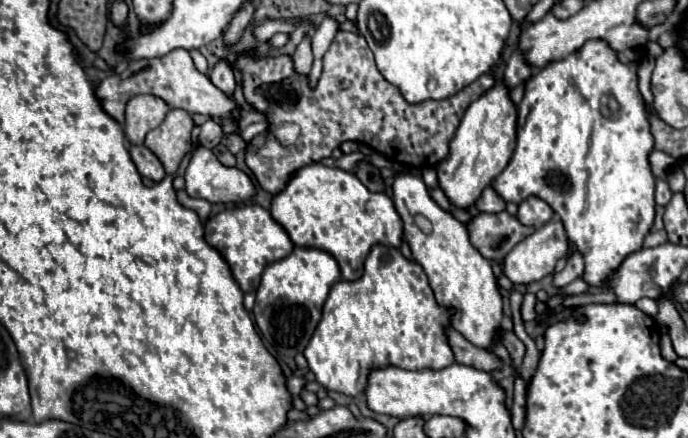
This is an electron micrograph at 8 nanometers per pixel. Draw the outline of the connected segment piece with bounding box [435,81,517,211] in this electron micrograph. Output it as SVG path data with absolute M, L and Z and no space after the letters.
M501 81L495 83L491 91L473 101L449 143L449 155L443 159L435 171L439 177L439 187L447 199L461 211L475 205L487 185L507 167L511 153L515 149L515 121L517 109L509 99L509 91Z

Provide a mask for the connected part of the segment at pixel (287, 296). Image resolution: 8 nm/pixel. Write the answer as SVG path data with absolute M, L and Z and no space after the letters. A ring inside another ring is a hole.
M295 247L287 257L265 267L253 307L255 323L265 341L285 357L303 353L311 339L329 289L341 279L335 257L317 247Z

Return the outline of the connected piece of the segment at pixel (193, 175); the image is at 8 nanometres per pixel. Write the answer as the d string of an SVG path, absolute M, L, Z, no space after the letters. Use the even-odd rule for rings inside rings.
M197 147L193 153L191 163L185 171L185 191L189 197L201 197L209 203L243 203L253 199L257 193L251 177L245 171L237 167L225 167L207 147Z

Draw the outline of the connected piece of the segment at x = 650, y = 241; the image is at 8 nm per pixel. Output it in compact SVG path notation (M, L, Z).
M663 229L663 231L653 231L653 233L649 233L647 237L645 237L645 241L643 241L643 247L657 247L657 245L661 245L661 243L667 243L667 231Z

